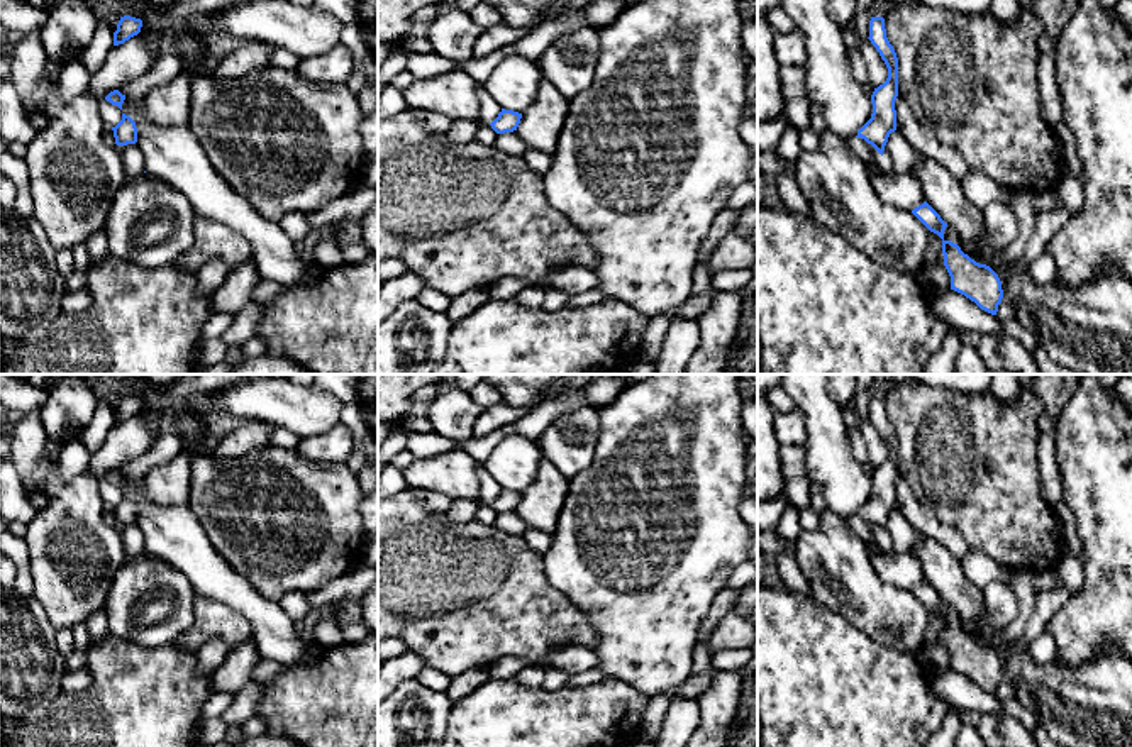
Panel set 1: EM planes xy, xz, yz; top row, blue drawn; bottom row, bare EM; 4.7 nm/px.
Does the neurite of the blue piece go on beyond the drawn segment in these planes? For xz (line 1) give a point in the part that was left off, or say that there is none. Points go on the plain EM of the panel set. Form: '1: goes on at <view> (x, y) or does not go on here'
1: does not go on here

